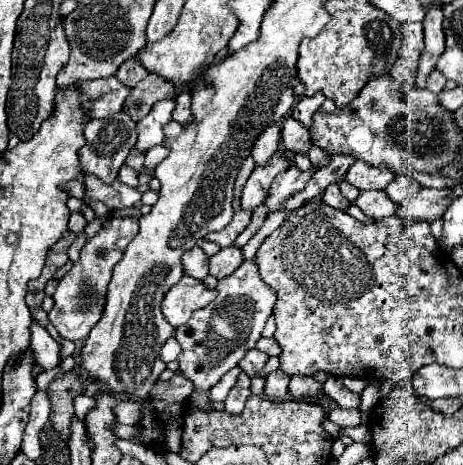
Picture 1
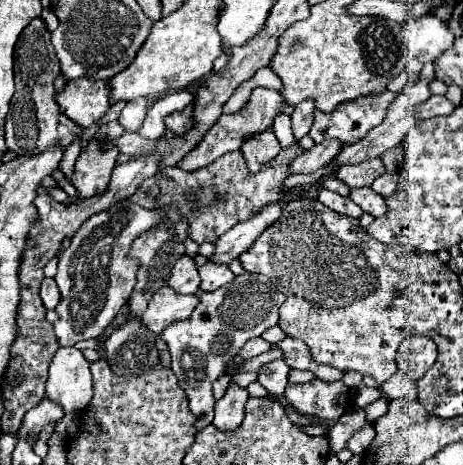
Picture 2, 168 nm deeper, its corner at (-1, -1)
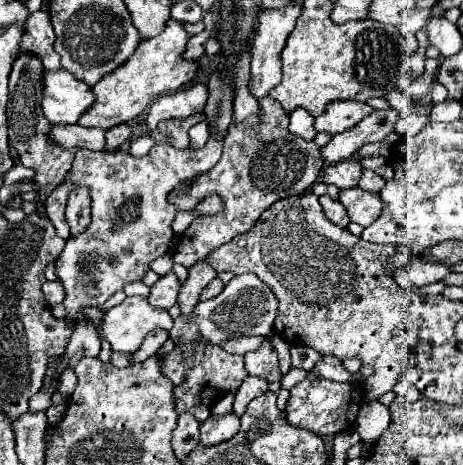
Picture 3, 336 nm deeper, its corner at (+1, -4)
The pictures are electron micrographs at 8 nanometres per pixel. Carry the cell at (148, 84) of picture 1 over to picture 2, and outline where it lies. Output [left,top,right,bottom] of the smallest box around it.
[119,97,147,131]

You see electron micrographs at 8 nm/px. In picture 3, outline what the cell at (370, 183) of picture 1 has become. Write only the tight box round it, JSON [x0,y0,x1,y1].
[321,158,361,190]

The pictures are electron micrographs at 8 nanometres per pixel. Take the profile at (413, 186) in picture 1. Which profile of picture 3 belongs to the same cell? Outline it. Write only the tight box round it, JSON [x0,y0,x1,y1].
[357,170,385,192]

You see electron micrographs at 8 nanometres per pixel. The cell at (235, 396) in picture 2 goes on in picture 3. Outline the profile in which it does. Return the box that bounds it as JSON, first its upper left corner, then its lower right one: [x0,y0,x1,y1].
[199,412,239,446]

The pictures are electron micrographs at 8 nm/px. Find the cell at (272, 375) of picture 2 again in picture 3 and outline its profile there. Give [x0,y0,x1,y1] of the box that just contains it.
[245,336,281,382]

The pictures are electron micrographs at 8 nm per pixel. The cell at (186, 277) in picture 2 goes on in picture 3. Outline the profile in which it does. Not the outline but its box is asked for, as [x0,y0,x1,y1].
[147,272,179,310]

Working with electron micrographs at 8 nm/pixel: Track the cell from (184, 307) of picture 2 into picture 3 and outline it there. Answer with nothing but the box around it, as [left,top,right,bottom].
[99,296,173,354]

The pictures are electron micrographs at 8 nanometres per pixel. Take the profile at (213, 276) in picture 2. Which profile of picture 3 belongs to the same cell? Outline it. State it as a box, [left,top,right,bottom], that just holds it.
[201,278,223,300]

